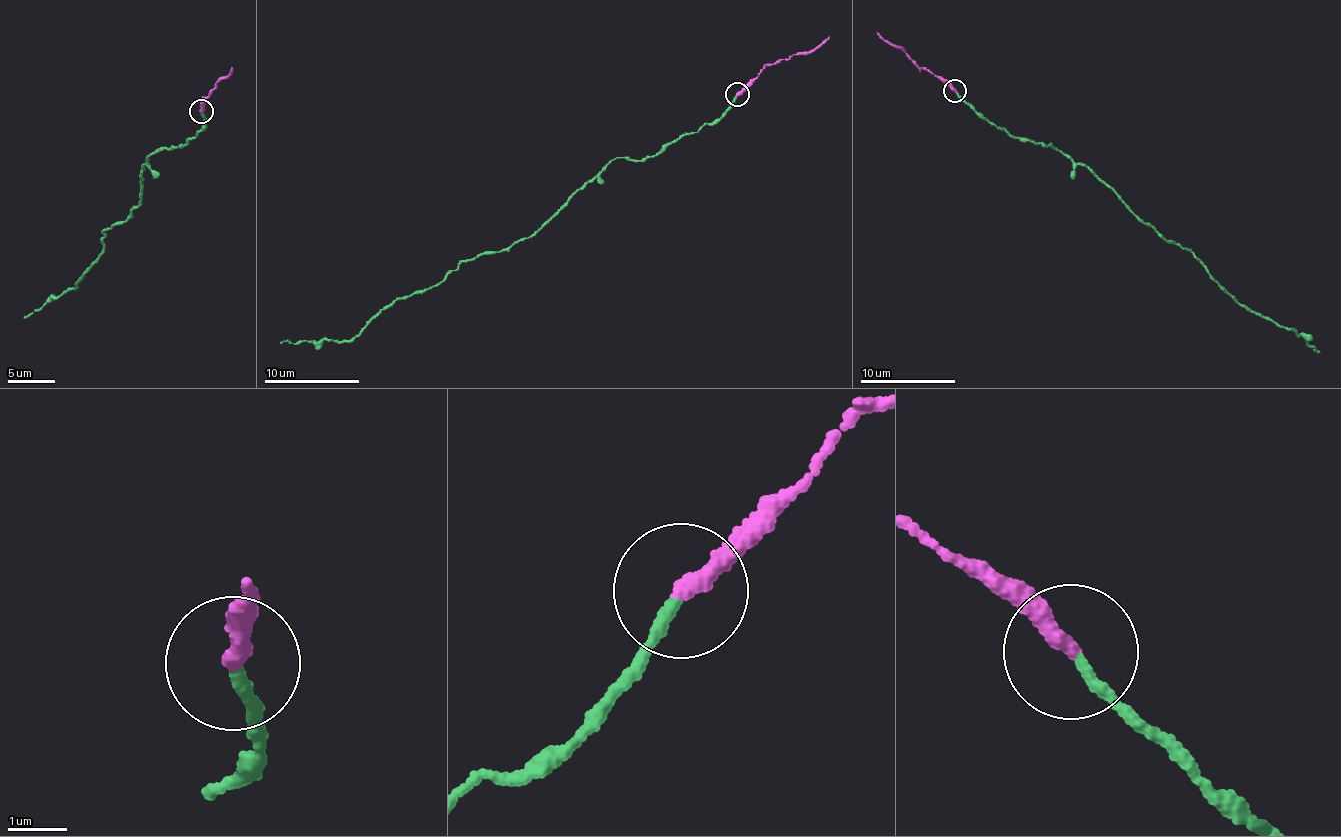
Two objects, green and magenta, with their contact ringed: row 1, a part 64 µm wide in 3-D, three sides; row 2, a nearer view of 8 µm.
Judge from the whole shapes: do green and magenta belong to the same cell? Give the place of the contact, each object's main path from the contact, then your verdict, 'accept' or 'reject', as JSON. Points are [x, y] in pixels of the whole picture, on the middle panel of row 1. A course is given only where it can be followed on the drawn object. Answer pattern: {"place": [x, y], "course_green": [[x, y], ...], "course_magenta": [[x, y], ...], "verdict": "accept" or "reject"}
{"place": [737, 94], "course_green": [[736, 95], [695, 132], [639, 160], [616, 157], [528, 237], [398, 299], [357, 335], [280, 343]], "course_magenta": [[736, 95], [771, 64], [792, 55], [806, 55], [830, 37]], "verdict": "reject"}

